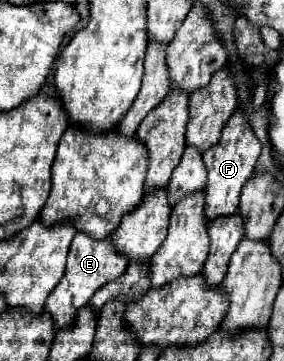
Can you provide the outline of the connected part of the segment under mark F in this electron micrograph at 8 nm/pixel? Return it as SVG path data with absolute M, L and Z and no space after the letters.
M236 110L228 124L224 126L224 132L222 132L222 138L220 142L216 144L216 148L210 148L208 152L202 154L204 158L204 166L206 166L206 172L208 172L208 182L206 182L206 188L204 188L204 198L206 198L206 204L204 204L204 216L208 222L216 220L216 218L224 218L224 216L232 216L238 208L238 202L240 202L240 192L242 192L242 186L254 176L254 166L256 166L256 160L260 156L260 142L258 138L254 136L246 116Z

